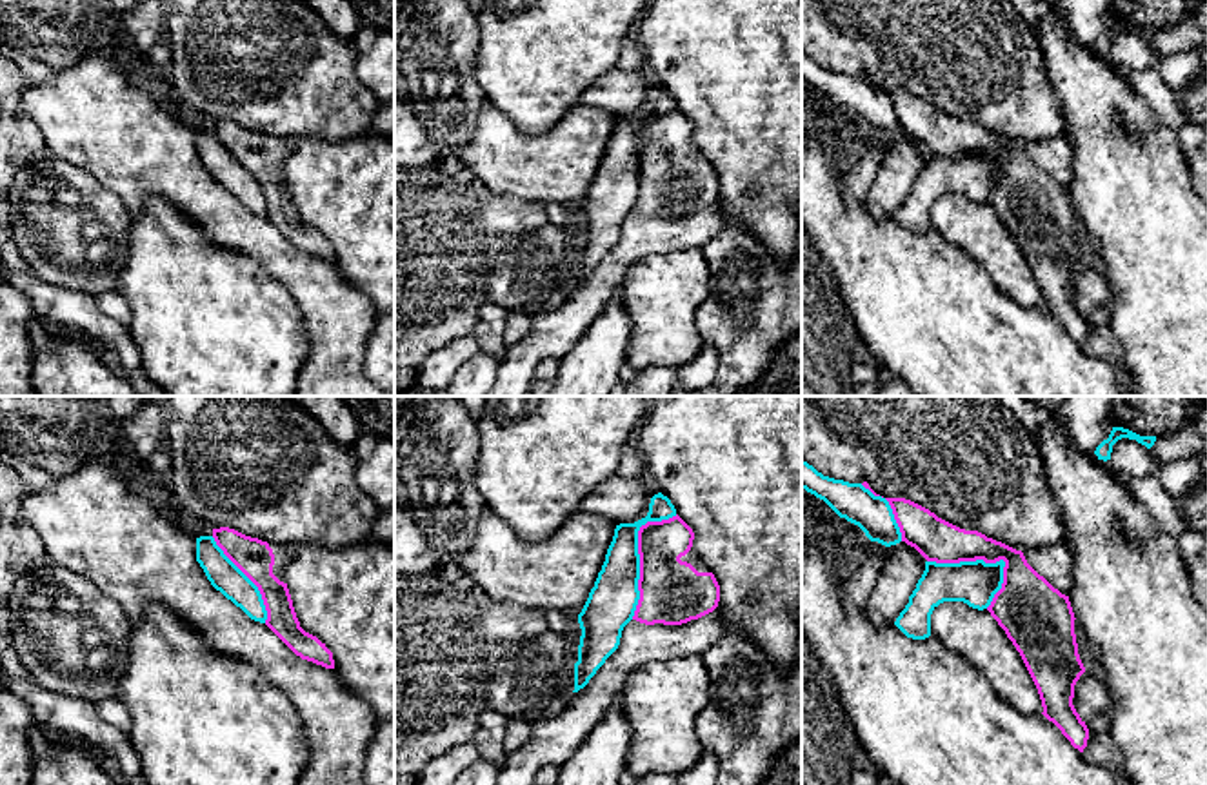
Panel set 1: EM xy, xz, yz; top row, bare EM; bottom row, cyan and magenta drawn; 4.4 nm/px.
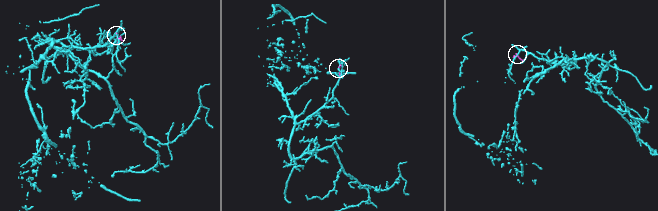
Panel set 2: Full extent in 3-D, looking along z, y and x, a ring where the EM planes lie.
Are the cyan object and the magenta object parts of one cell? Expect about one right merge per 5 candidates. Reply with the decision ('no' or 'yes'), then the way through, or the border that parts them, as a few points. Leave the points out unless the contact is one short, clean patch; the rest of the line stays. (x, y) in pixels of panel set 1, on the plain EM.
no

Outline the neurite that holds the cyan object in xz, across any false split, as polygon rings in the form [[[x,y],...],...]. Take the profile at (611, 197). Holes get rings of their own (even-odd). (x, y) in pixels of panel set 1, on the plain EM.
[[[662,85],[654,87],[645,111],[620,116],[614,122],[605,154],[589,191],[578,207],[582,222],[574,283],[584,282],[605,253],[618,242],[623,220],[633,213],[640,184],[638,124],[647,114],[676,109],[676,102]]]

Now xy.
[[[213,129],[196,131],[196,154],[216,184],[251,213],[265,216],[267,204],[258,180],[224,147]]]

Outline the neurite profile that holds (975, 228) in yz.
[[[943,194],[931,207],[931,227],[969,254],[1020,307],[1043,305],[1038,282],[1020,245],[987,202]]]

